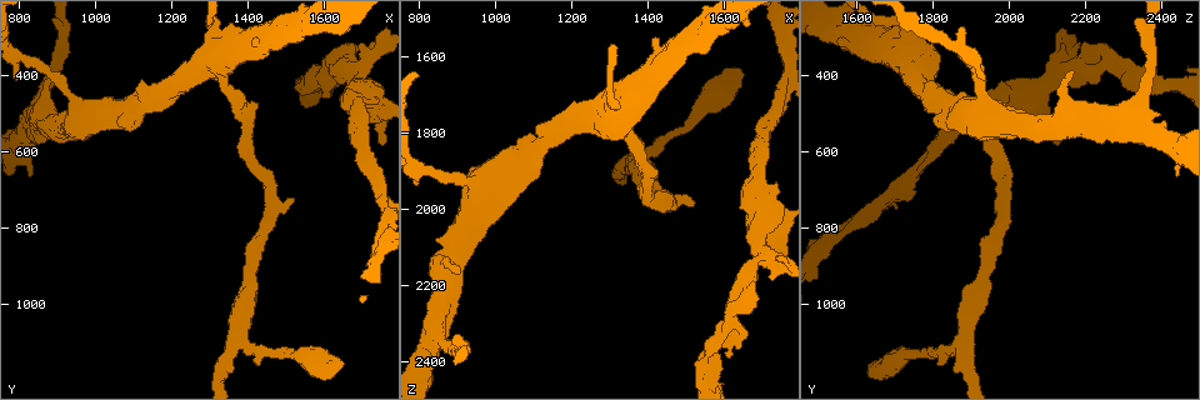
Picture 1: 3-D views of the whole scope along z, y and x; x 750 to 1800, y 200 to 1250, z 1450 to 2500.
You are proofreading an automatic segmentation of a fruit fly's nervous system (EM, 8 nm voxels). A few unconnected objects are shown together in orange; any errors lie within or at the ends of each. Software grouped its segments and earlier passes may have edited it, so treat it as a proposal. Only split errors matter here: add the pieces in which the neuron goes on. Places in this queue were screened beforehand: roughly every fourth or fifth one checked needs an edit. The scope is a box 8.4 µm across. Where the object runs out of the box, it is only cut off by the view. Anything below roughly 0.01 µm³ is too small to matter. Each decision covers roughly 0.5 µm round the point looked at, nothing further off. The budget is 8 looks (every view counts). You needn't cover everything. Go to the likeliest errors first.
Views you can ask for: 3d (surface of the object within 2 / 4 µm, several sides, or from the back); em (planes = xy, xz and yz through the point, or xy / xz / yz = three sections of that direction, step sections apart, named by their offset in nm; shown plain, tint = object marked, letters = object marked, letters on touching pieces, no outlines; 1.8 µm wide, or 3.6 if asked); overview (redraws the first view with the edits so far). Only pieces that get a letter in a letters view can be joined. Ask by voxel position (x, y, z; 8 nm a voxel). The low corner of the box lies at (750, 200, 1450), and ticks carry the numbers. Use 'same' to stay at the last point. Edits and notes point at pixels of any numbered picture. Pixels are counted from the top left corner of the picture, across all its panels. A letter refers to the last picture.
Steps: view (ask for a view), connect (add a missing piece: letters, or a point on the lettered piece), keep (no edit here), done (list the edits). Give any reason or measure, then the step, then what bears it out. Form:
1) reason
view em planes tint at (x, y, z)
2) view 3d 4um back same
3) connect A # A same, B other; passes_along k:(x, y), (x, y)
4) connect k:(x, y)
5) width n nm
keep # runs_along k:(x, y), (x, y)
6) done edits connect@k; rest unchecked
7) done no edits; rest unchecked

branch stops here
view 3d 2um at (1615, 435, 2385)

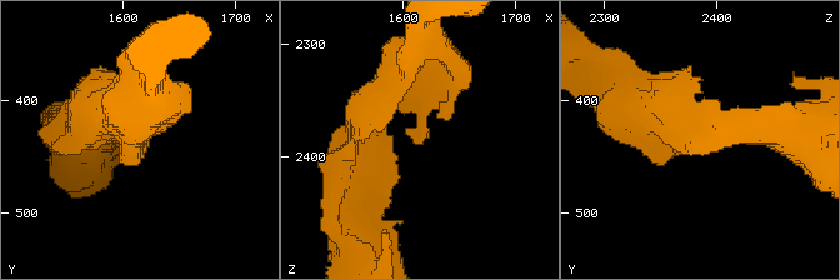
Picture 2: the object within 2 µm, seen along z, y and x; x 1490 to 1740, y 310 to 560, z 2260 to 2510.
now the EM
view em planes letters same

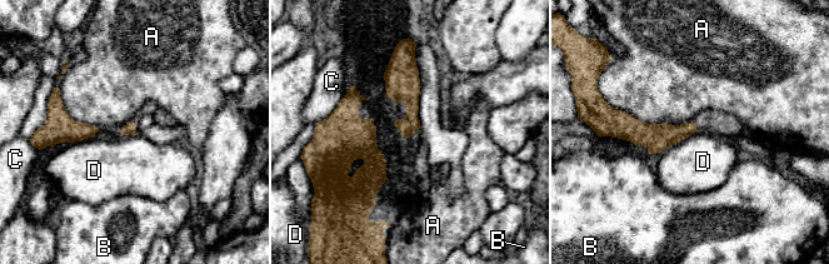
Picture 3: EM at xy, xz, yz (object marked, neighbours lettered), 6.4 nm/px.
keep # A other, B other, C other, D other; none of them fits

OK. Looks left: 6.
branch stops here
view em planes letters at (1655, 1155, 1650)

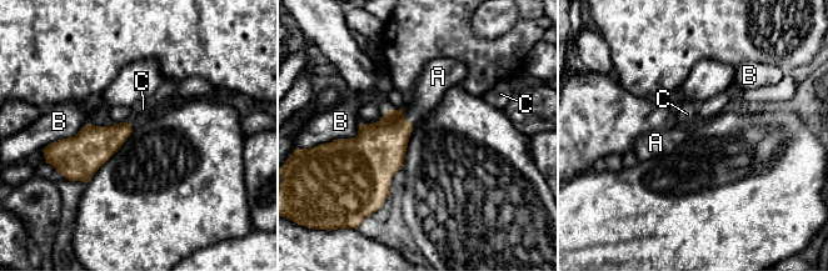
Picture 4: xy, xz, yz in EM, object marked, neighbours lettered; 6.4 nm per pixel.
connect A # A same, B other, C other; passes_along 4:(379, 147), (404, 118), (429, 90); the neuron continues

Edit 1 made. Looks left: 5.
an open end
view em 3.6um planes tint at (1515, 725, 1985)

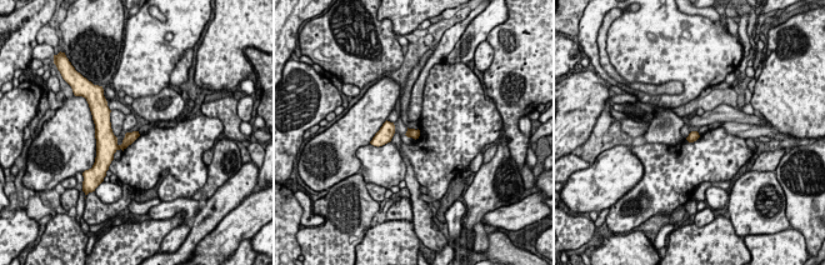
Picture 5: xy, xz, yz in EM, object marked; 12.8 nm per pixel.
view em 3.6um planes letters same

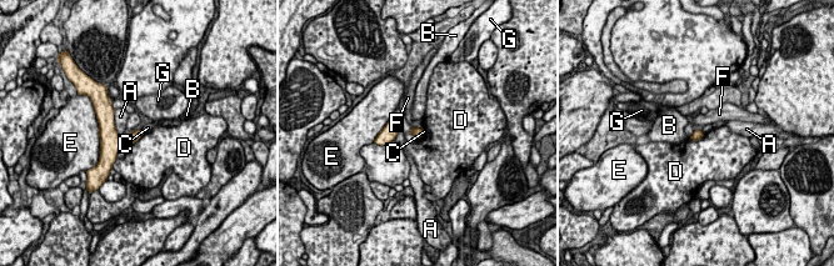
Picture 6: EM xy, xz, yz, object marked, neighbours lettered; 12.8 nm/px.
longest_contact E 460 nm
keep # A other, B other, C other, D other, E other, F other, G other; border 6:(144, 134), (126, 150); no lettered piece goes on from it

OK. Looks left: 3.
done edits connect@4; rest unchecked

